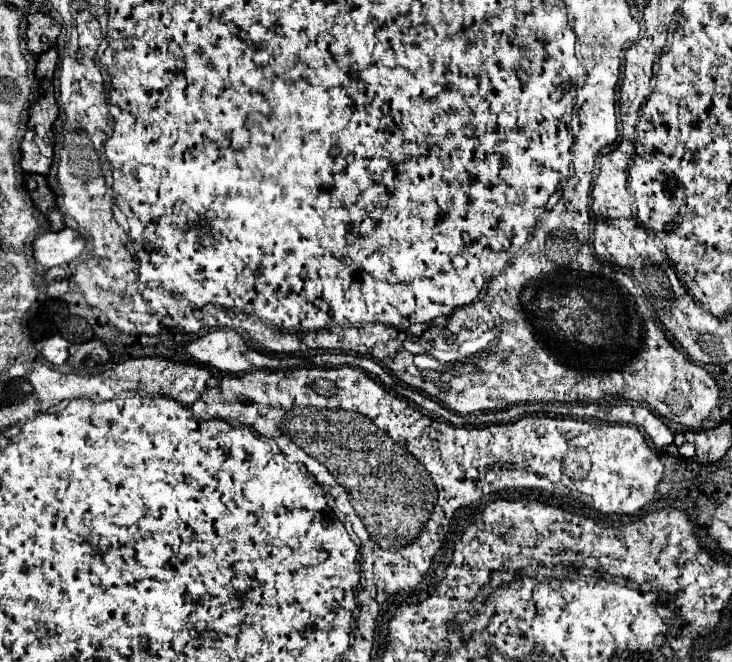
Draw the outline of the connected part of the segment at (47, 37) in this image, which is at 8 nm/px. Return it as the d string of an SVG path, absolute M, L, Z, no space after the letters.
M30 14L28 16L28 50L32 54L42 54L44 50L56 46L56 38L60 34L60 24L46 14Z

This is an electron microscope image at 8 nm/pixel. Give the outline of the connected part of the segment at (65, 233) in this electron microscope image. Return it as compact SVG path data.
M64 228L60 232L46 232L34 240L34 258L44 268L62 266L72 262L84 252L86 244L80 232Z

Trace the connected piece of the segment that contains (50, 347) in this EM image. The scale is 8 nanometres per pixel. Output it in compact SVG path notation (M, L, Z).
M52 336L48 340L40 340L36 350L54 366L60 366L68 360L68 342L62 336Z

